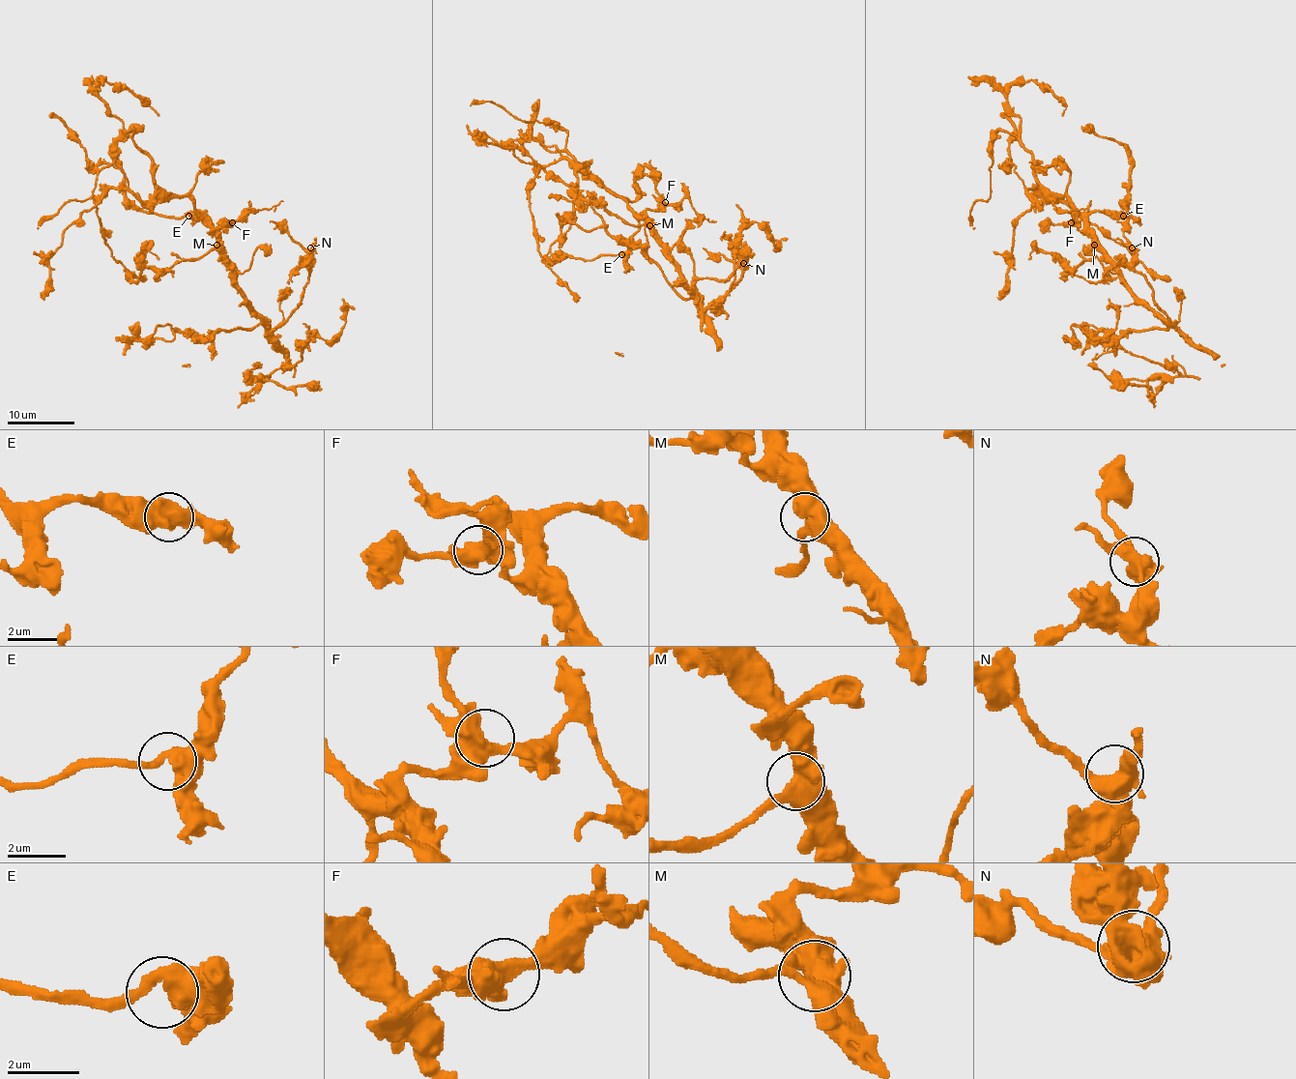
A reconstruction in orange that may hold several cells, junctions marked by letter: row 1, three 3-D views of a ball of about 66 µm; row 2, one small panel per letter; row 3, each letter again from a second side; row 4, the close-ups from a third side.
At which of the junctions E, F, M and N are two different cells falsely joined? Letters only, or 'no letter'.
no letter

